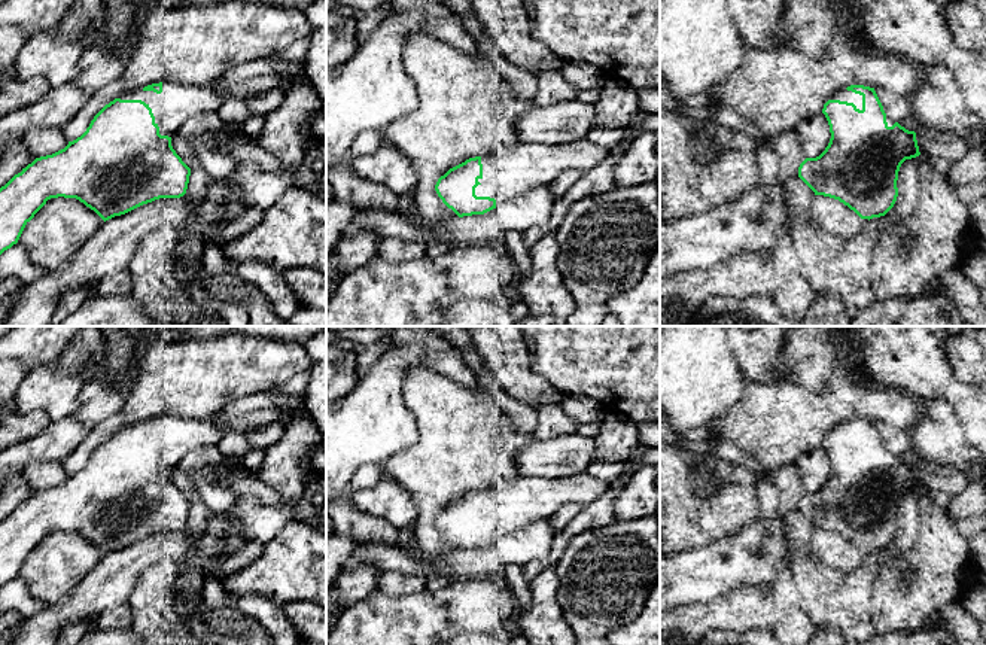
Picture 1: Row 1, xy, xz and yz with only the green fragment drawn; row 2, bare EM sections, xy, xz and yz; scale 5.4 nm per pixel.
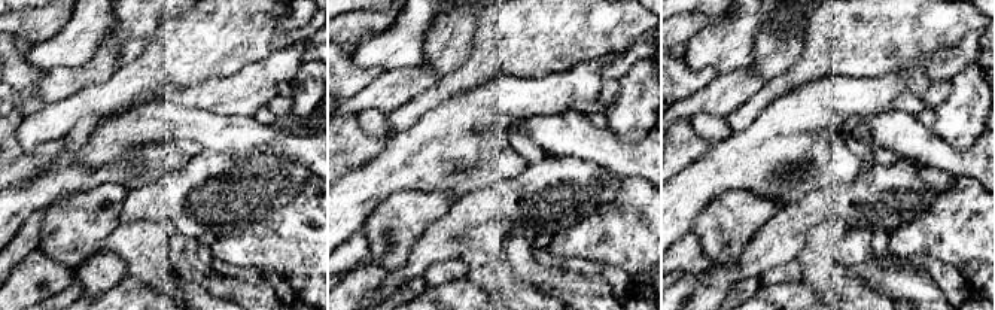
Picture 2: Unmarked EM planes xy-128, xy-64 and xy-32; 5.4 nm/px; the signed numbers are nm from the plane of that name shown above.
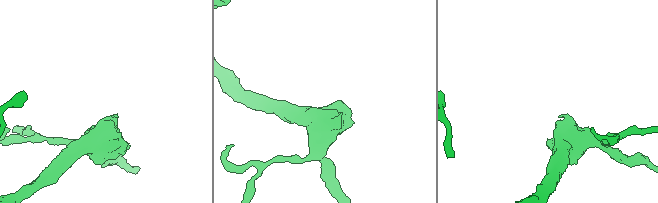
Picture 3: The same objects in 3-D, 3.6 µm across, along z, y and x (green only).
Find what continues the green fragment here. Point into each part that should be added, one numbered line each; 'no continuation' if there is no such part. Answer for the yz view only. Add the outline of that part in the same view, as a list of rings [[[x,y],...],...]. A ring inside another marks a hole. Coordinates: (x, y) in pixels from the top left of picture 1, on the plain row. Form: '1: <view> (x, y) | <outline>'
1: yz (843, 429) | [[[847,423],[839,425],[836,429],[830,430],[830,433],[853,436],[856,442],[862,444],[862,429],[847,425]]]

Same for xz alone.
1: xz (508, 507) | [[[587,472],[562,478],[520,475],[511,483],[481,490],[483,511],[475,521],[477,530],[496,533],[496,541],[538,520],[550,518],[560,506],[587,506],[600,498],[608,481]]]

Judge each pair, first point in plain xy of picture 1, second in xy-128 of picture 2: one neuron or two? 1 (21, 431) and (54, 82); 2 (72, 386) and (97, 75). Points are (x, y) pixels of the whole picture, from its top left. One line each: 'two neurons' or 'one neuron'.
1: two neurons
2: two neurons

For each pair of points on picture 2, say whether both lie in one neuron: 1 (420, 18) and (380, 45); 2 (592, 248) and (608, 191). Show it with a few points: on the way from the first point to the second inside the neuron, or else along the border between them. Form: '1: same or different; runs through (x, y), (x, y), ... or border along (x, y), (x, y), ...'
1: same; runs through (410, 29), (390, 45)
2: different; border along (623, 179), (623, 188), (611, 201), (574, 225)

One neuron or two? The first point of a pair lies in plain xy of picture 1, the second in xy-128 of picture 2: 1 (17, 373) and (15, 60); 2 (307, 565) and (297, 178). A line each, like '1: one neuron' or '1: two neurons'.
1: two neurons
2: two neurons

